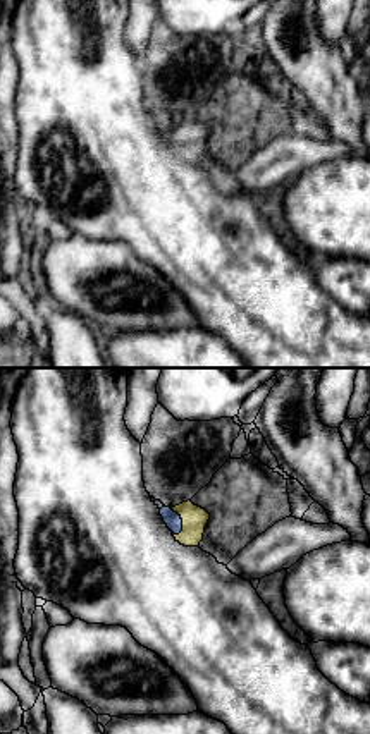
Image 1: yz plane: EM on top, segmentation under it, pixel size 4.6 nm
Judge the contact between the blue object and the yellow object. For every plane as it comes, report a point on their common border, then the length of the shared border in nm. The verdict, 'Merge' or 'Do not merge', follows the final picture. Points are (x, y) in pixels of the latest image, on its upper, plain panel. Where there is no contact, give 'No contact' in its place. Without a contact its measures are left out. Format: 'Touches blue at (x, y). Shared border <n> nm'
Touches blue at (181, 136). Shared border 140 nm

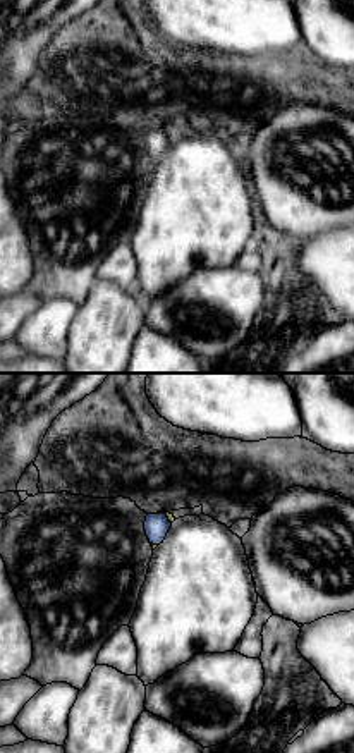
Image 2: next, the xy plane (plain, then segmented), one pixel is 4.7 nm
Touches blue at (165, 129). Shared border 90 nm

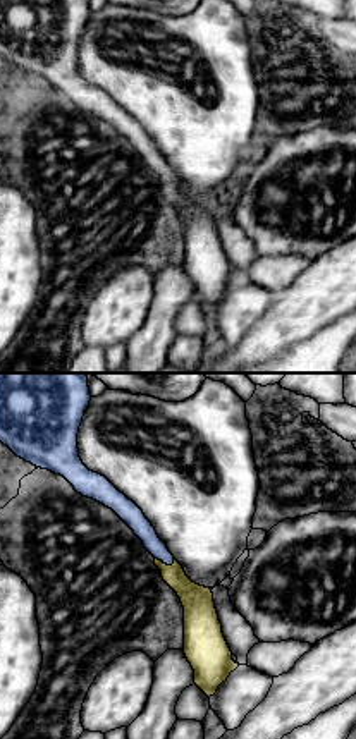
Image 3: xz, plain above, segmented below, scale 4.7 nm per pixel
Touches blue at (165, 177). Shared border 100 nm

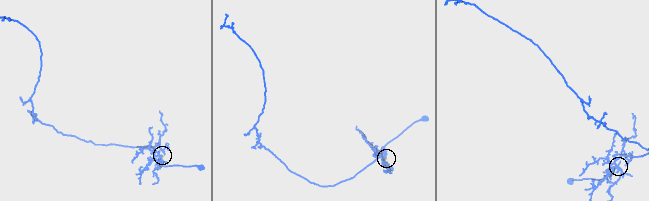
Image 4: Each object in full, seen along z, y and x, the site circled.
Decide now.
Merge

